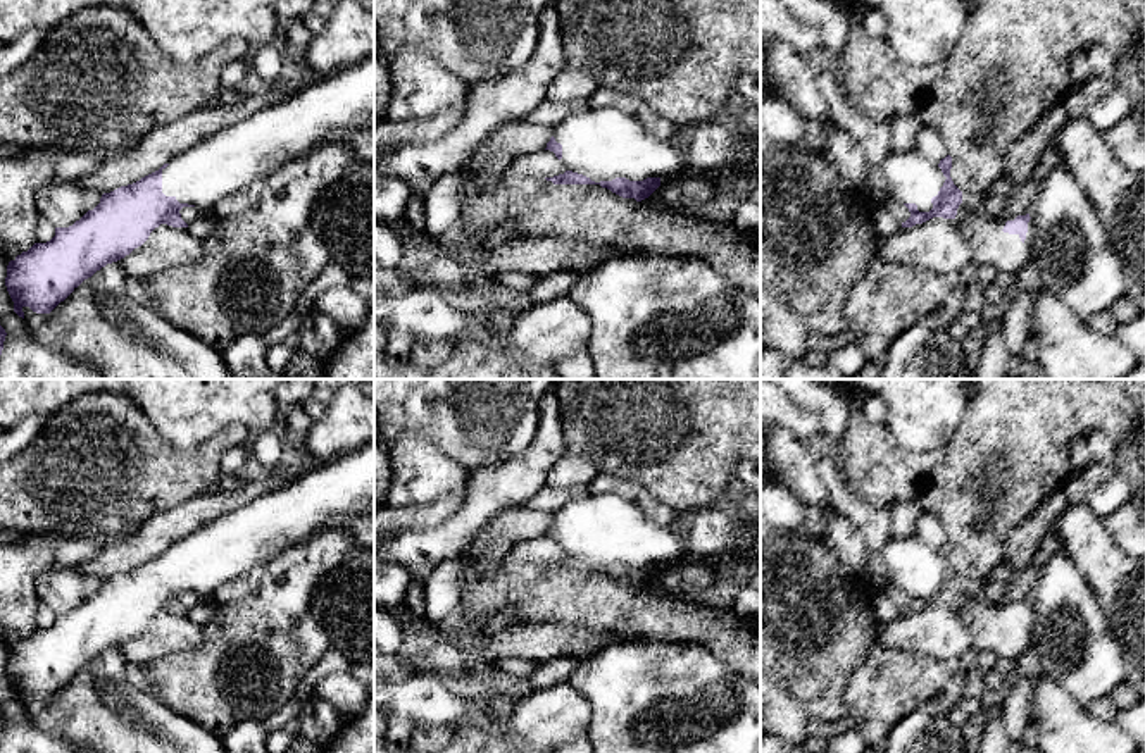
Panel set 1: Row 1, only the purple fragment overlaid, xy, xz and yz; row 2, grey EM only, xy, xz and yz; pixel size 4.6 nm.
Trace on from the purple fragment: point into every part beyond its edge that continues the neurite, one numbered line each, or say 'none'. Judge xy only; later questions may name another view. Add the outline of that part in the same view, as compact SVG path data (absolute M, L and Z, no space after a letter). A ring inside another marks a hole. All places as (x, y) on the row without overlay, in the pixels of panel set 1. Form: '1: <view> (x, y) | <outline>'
1: xy (226, 548) | M374 438L174 541L162 555L162 579L212 598L221 586L250 572L272 550L298 546L345 515L369 510L372 498Z

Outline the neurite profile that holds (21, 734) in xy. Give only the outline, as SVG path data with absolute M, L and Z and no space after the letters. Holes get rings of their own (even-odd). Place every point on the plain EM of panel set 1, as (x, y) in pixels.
M0 643L0 712L7 719L0 753L95 753L84 744L45 732L31 720L26 706L14 698L5 672L7 651L9 646Z

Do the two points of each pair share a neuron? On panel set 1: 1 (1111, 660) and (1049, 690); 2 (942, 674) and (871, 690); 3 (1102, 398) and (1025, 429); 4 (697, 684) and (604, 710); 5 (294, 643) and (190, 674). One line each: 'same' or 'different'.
1: different
2: same
3: same
4: same
5: same

